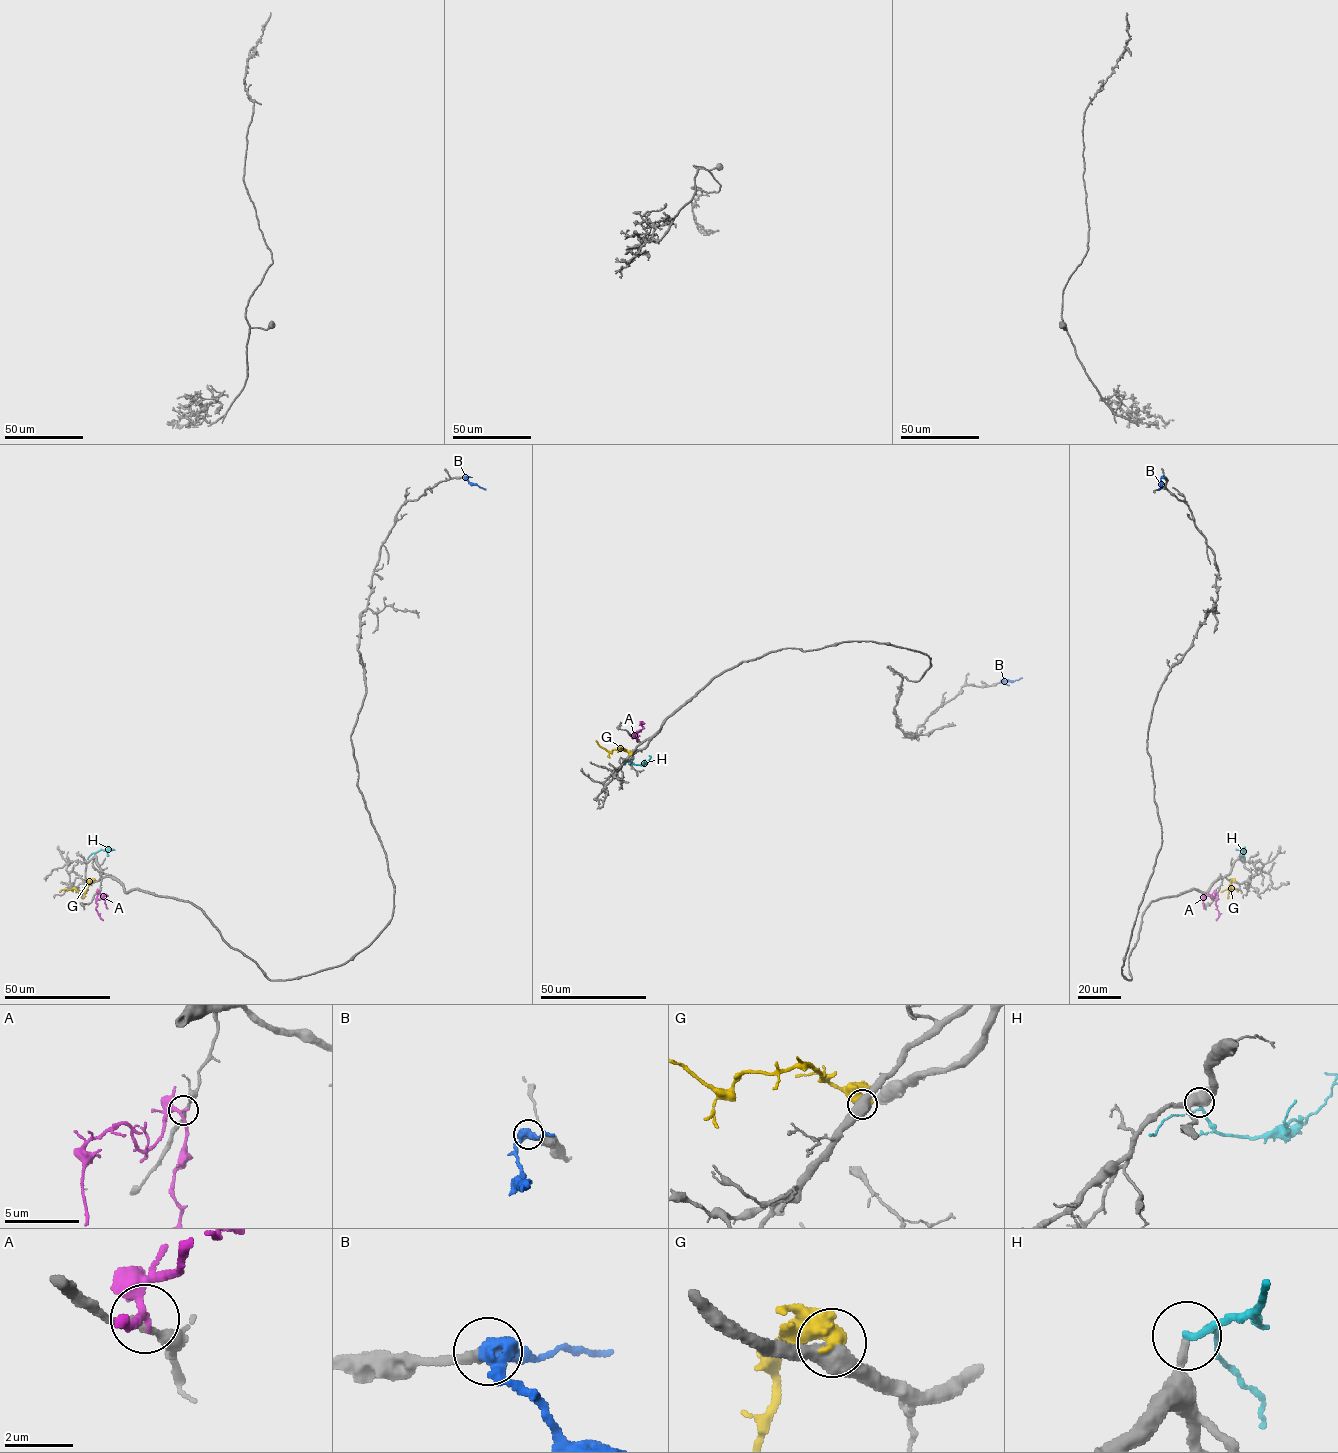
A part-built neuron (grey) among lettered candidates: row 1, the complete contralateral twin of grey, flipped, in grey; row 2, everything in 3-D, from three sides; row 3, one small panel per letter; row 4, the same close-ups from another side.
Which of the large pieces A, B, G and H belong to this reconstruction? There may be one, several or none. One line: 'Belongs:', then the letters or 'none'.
Belongs: B

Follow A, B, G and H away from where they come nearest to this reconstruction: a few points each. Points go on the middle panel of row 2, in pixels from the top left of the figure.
A: (635, 736), (644, 723)
B: (1001, 682), (1022, 677)
G: (630, 754), (621, 749), (609, 752), (596, 740)
H: (631, 759), (635, 764), (644, 764), (649, 755)

